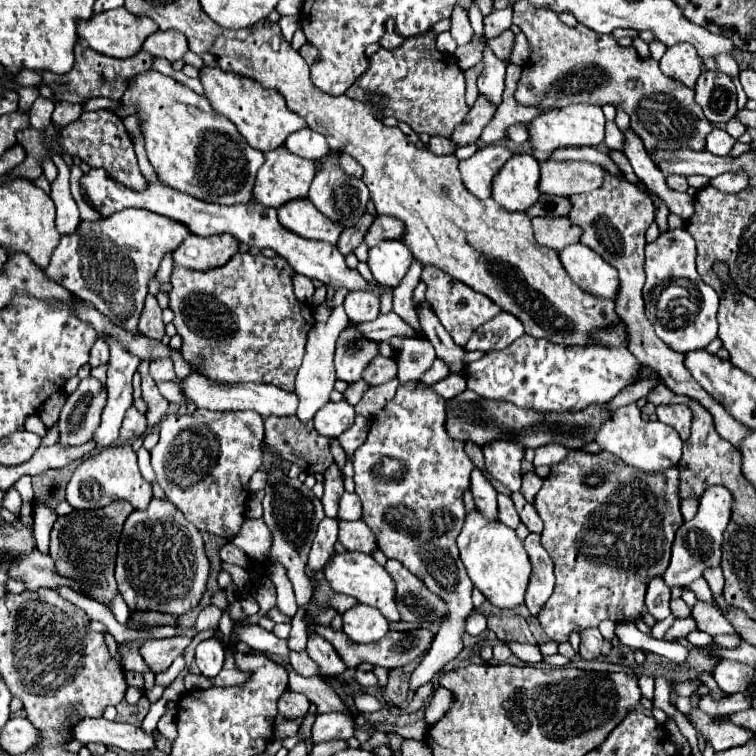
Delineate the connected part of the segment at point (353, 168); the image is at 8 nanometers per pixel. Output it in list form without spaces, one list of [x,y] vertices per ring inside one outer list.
[[[345,153],[339,155],[337,163],[339,163],[339,167],[345,171],[345,175],[349,175],[349,177],[361,177],[361,175],[363,175],[363,169],[359,167],[359,163],[357,163],[353,157],[345,155]]]

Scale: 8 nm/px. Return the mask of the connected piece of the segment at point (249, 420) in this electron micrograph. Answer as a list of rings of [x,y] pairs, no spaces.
[[[203,409],[177,415],[169,413],[159,423],[159,443],[151,449],[151,463],[165,497],[199,531],[231,537],[239,531],[249,497],[247,483],[261,467],[263,417],[255,411],[223,411],[219,415]]]

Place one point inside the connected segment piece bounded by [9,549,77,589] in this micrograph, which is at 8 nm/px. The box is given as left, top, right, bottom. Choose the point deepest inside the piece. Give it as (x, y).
(37, 569)

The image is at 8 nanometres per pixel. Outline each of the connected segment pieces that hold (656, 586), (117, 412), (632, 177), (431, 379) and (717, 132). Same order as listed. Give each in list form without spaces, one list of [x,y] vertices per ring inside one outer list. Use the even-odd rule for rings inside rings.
[[[651,579],[649,587],[647,587],[647,597],[645,597],[647,611],[657,621],[663,621],[671,613],[669,603],[671,603],[671,591],[669,591],[669,587],[663,583],[663,579]]]
[[[105,337],[105,341],[109,343],[109,351],[111,351],[109,371],[107,371],[109,399],[107,399],[107,405],[101,415],[101,425],[93,433],[93,441],[95,441],[97,449],[105,449],[105,447],[111,447],[117,443],[121,421],[123,421],[127,409],[133,405],[131,379],[133,379],[137,365],[141,363],[133,355],[127,355],[127,351],[123,351],[123,347],[119,347],[119,343],[115,343],[115,339]]]
[[[609,151],[609,157],[623,169],[625,177],[627,177],[631,183],[637,183],[637,181],[639,181],[637,175],[635,175],[635,171],[633,171],[633,167],[631,167],[631,163],[629,163],[629,159],[627,159],[627,155],[625,155],[623,151]]]
[[[435,359],[435,363],[433,363],[433,367],[423,375],[423,383],[427,383],[427,385],[431,385],[431,383],[437,383],[437,381],[441,381],[441,379],[445,379],[449,375],[449,367],[447,367],[447,363],[443,361],[443,359]]]
[[[713,129],[711,135],[707,135],[707,151],[713,155],[729,155],[731,149],[735,147],[737,139],[733,139],[727,131],[723,129]]]

